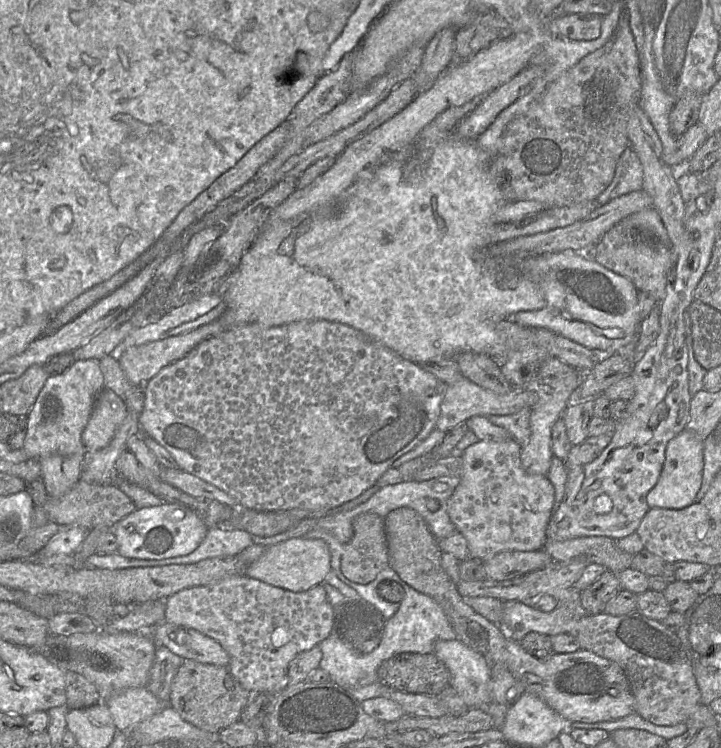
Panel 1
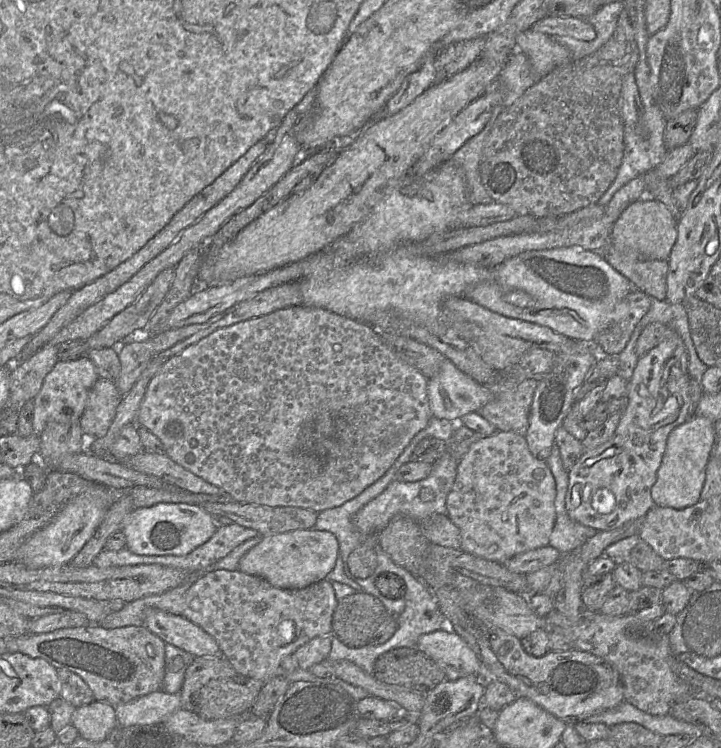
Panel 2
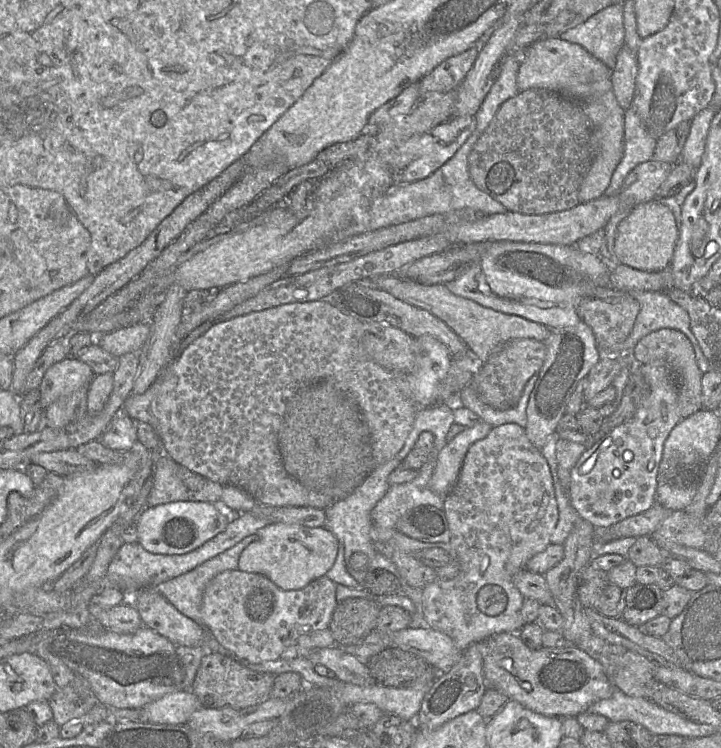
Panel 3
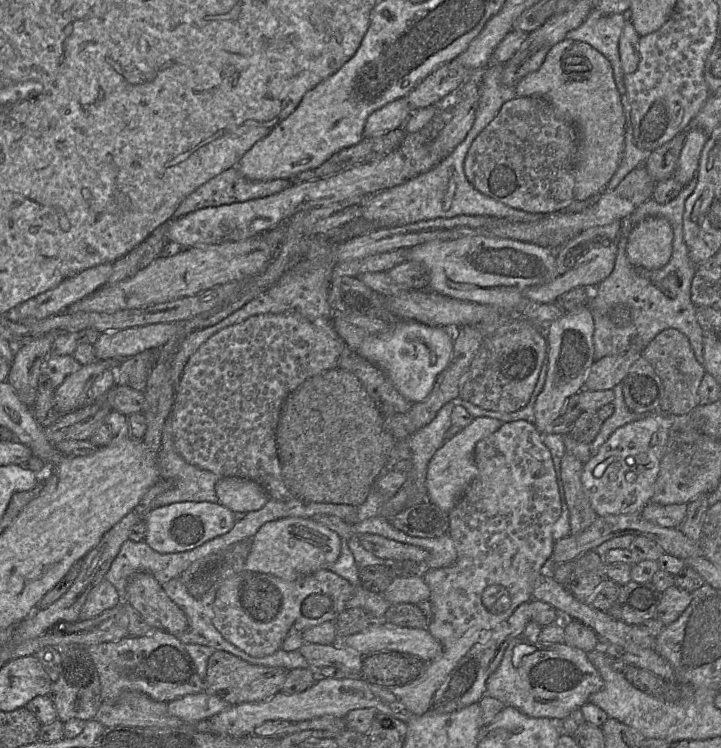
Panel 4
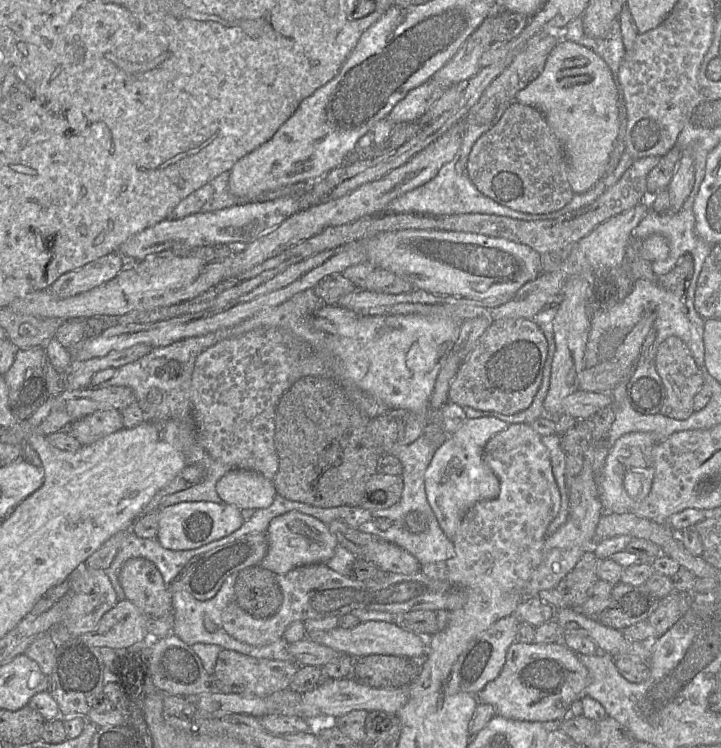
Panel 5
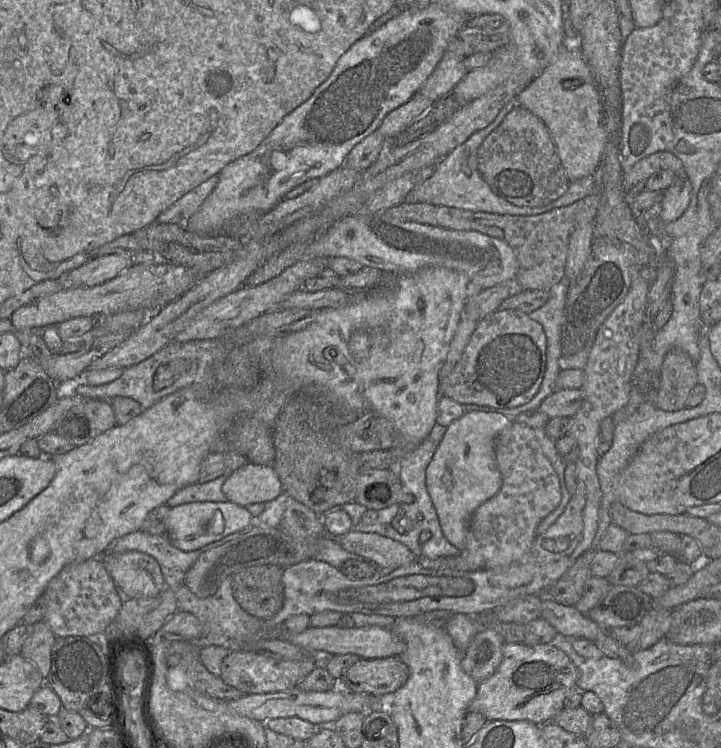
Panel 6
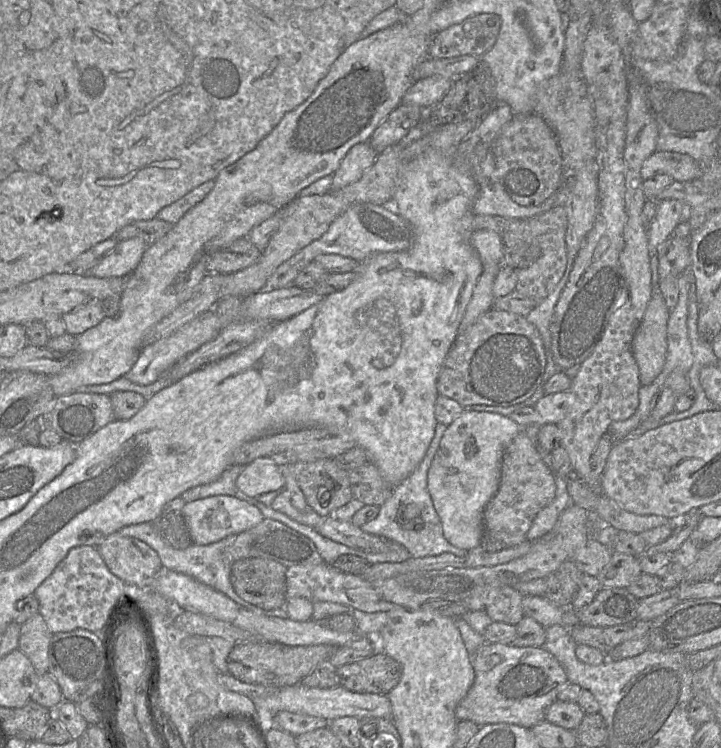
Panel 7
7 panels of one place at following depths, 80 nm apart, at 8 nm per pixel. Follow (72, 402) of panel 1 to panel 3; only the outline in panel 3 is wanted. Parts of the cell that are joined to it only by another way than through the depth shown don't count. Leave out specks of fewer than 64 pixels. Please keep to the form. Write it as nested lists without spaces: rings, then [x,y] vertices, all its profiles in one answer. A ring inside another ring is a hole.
[[[70,355],[50,366],[39,387],[44,412],[38,428],[47,426],[46,409],[51,403],[84,385],[90,385],[94,376],[95,373],[89,365]]]

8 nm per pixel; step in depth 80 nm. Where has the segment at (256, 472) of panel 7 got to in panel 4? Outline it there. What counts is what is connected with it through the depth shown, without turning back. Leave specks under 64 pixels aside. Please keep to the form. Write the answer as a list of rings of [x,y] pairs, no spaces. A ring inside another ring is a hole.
[[[221,477],[215,485],[220,504],[233,512],[261,509],[270,499],[258,483],[240,477]]]

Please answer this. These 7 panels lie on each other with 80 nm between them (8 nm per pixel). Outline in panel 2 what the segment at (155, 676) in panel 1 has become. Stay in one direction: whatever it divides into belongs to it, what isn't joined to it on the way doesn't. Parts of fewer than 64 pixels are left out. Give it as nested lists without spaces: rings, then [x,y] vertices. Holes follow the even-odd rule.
[[[166,644],[165,676],[161,690],[170,694],[179,693],[183,686],[185,672],[195,658],[189,652]]]

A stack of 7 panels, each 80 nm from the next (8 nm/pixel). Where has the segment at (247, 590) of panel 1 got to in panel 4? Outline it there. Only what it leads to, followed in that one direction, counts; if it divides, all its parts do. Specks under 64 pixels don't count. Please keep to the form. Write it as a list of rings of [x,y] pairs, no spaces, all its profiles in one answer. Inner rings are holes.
[[[329,569],[318,570],[294,581],[285,581],[268,573],[243,571],[229,576],[219,585],[213,603],[212,623],[228,642],[251,656],[263,657],[276,652],[290,633],[334,621],[346,609],[346,602],[352,597],[355,588],[355,585]],[[251,577],[270,582],[281,594],[281,607],[269,621],[255,620],[242,607],[241,585]]]

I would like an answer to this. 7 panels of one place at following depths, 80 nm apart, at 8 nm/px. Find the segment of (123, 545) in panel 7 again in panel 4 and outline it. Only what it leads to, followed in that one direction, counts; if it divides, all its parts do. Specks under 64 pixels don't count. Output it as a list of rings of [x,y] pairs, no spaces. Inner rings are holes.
[[[140,572],[129,578],[124,600],[132,605],[153,629],[180,636],[188,628],[185,613],[168,597],[162,585],[150,573]]]

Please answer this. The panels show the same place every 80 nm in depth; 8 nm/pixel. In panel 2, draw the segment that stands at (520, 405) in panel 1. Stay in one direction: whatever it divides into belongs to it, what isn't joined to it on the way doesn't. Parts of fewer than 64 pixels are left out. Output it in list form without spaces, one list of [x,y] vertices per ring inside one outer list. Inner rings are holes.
[[[446,357],[439,372],[428,378],[427,394],[432,416],[455,423],[495,398],[491,390],[463,374]]]

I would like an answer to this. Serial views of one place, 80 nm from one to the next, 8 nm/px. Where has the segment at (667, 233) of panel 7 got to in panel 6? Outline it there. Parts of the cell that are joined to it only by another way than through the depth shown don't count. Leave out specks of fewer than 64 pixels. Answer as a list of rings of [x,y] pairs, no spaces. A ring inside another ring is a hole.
[[[686,174],[676,177],[664,191],[659,219],[663,223],[669,223],[681,217],[689,205],[691,193],[692,186]]]

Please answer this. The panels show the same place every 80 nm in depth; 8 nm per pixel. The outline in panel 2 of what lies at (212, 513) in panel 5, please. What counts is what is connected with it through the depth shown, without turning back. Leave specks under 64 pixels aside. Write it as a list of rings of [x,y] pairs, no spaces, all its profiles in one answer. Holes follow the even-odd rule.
[[[158,503],[134,509],[123,521],[126,548],[138,555],[186,555],[208,541],[218,529],[216,517],[188,503]]]

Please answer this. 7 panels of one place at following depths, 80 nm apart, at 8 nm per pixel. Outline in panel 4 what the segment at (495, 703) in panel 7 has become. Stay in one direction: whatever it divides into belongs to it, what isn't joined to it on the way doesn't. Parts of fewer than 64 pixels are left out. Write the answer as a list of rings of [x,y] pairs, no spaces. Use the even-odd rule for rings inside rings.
[[[520,636],[510,641],[499,667],[487,679],[486,695],[529,717],[557,722],[580,709],[603,684],[586,652],[564,643],[532,643]]]

